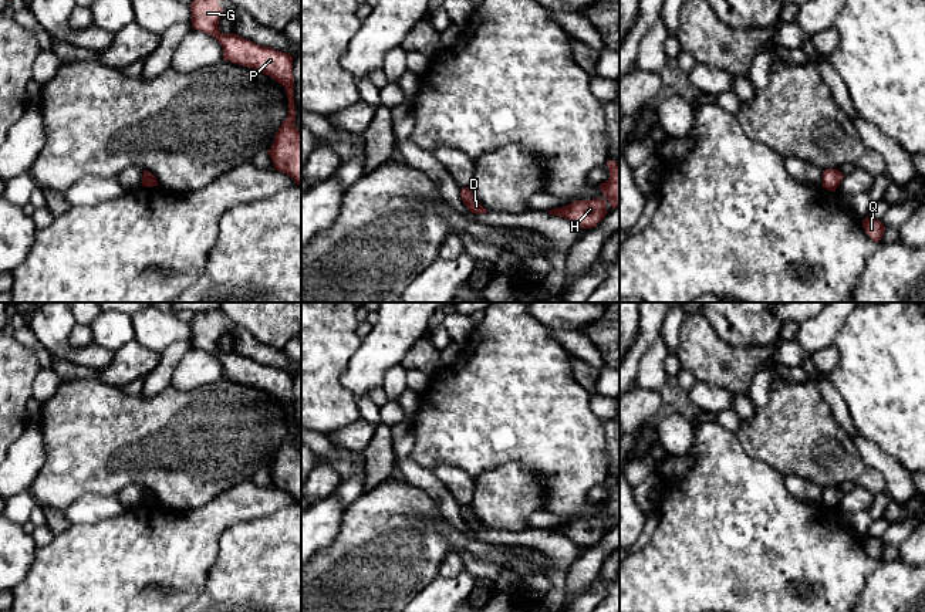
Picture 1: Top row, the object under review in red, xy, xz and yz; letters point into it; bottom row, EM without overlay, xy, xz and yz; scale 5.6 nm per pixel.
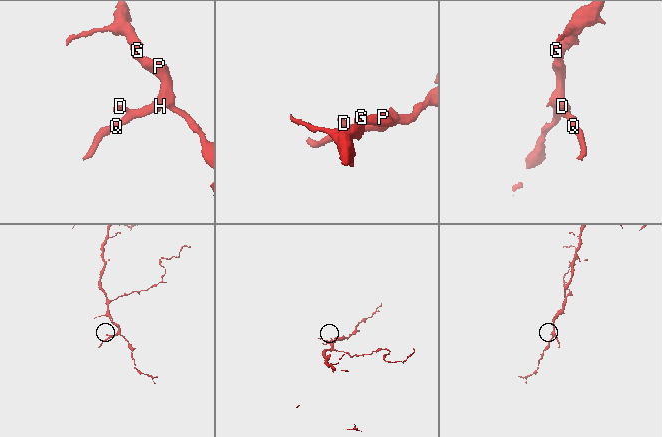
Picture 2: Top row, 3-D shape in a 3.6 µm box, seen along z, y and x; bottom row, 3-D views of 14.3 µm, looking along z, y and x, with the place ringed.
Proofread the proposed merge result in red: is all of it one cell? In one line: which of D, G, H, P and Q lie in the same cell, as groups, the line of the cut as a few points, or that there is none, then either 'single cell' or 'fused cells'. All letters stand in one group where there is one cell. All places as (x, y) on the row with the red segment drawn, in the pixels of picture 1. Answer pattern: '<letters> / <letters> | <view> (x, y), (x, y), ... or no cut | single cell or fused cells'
D G H P Q | no cut | single cell

